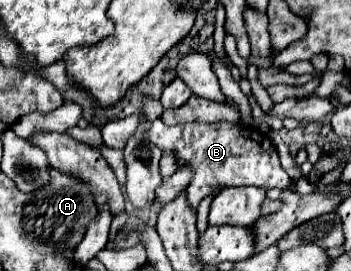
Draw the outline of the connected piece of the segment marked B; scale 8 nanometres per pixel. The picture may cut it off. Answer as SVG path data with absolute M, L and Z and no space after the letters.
M157 117L155 121L149 121L147 139L155 143L161 151L175 153L179 165L189 161L195 167L195 175L187 189L187 203L191 203L191 209L195 211L205 197L213 197L217 191L225 187L255 185L261 189L271 189L271 187L285 189L291 185L291 177L281 167L277 147L269 139L269 135L261 131L253 131L249 127L241 127L241 125L237 127L237 123L215 123L215 125L187 123L187 125L167 127Z

